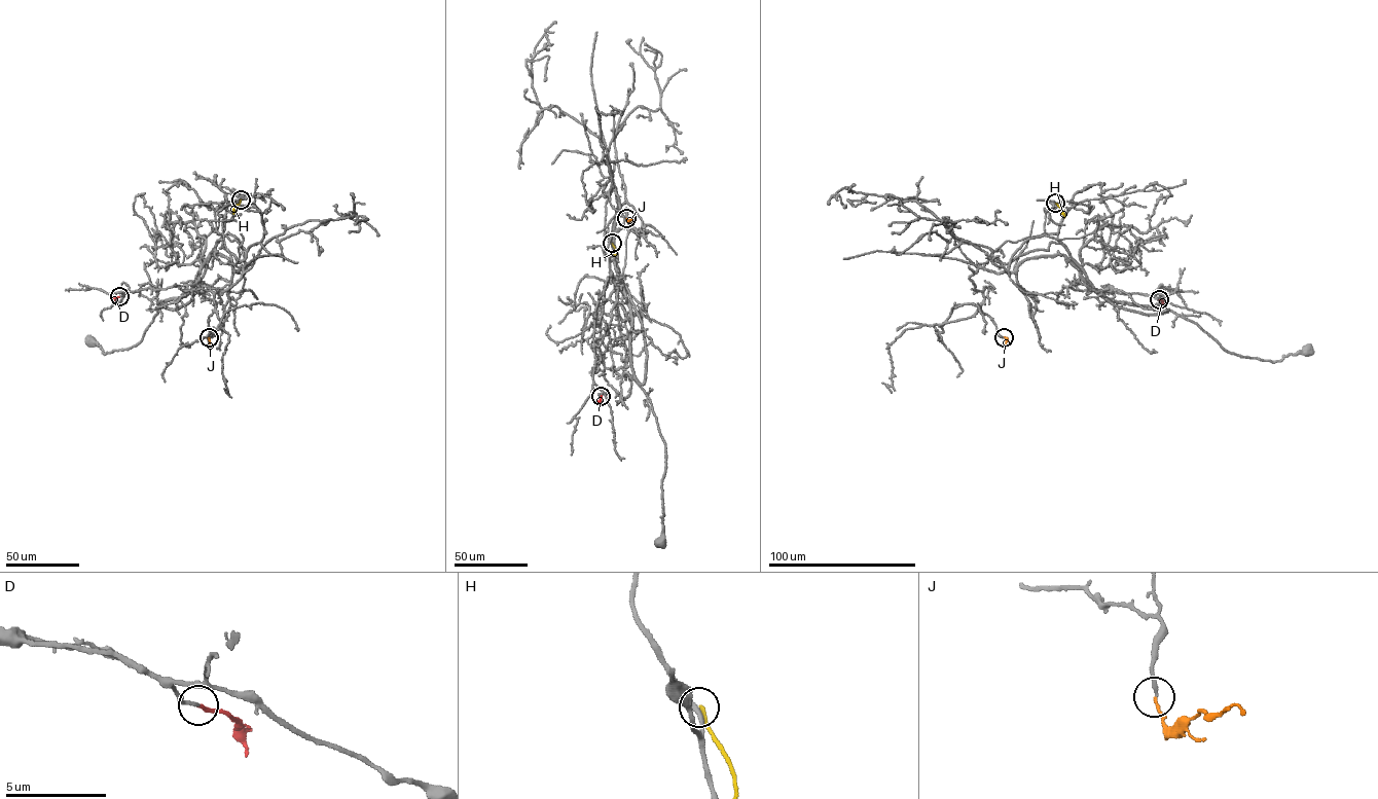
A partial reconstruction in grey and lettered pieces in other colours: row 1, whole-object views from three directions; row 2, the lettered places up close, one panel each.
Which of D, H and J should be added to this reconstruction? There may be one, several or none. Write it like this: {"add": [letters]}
{"add": ["D", "J"]}

